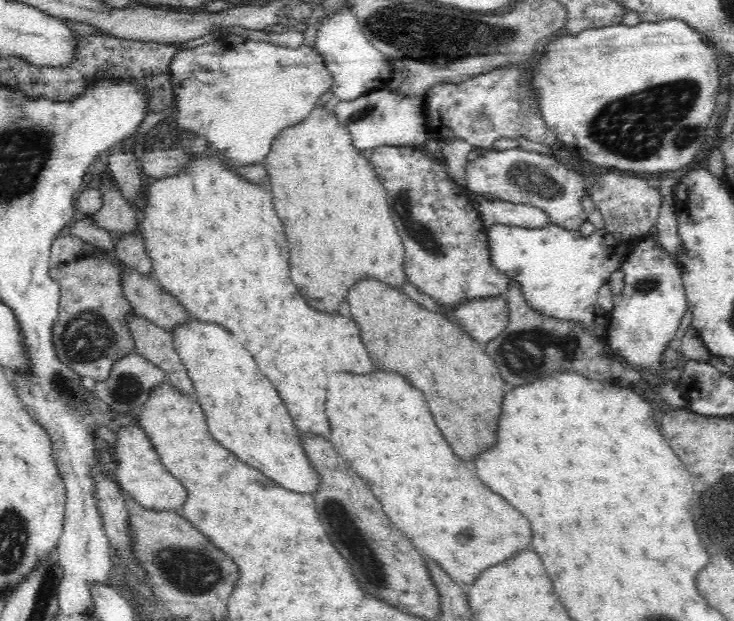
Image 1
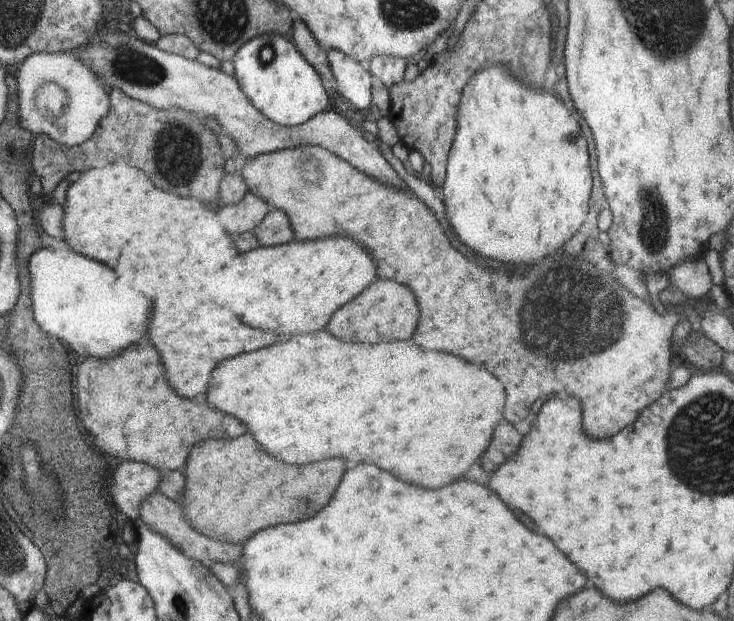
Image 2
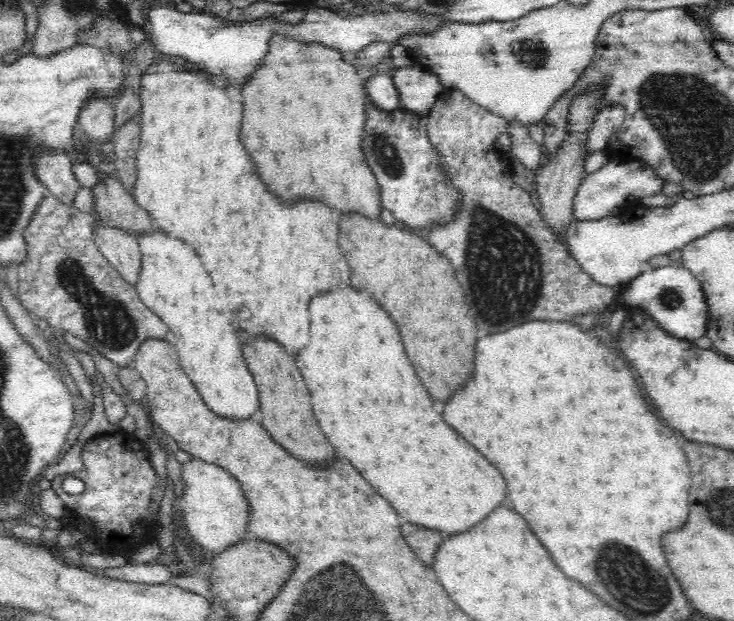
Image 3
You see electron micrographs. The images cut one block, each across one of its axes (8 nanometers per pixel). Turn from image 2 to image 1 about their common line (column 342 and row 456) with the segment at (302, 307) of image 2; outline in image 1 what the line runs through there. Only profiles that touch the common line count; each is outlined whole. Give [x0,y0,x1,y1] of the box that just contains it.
[173,320,320,494]

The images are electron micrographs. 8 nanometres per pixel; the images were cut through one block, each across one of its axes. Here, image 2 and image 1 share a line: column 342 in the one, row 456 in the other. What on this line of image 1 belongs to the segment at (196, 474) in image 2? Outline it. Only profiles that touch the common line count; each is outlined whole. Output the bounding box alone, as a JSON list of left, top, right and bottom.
[348,277,504,472]

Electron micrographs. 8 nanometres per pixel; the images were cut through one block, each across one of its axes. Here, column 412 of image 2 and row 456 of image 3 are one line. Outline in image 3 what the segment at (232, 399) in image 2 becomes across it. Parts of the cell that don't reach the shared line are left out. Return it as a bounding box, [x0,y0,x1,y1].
[296,286,506,540]

